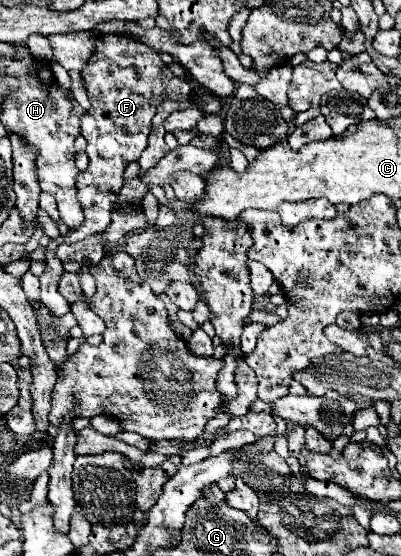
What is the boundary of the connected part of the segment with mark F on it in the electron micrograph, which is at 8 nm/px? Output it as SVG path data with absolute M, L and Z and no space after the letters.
M105 34L95 42L95 52L83 68L83 78L87 80L87 94L91 110L81 118L81 134L87 138L89 168L77 176L77 200L83 206L85 222L79 230L71 230L67 238L59 236L47 246L47 268L41 274L41 302L51 310L55 318L69 312L69 302L59 294L57 282L63 276L63 264L55 258L55 248L61 242L79 242L95 232L103 232L111 224L111 208L123 186L123 172L129 162L139 160L141 152L147 148L147 136L151 132L151 118L157 106L165 98L175 98L185 102L189 98L189 84L175 78L159 52L131 40L121 34Z

